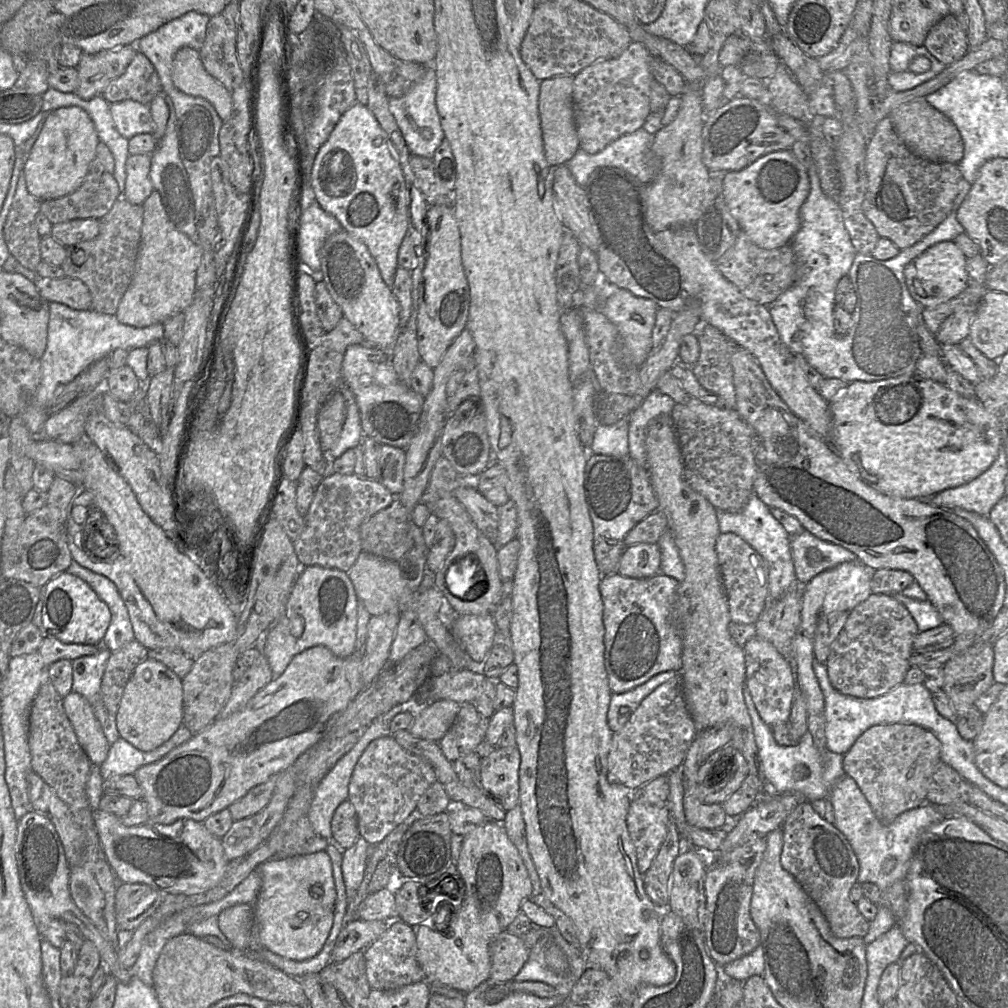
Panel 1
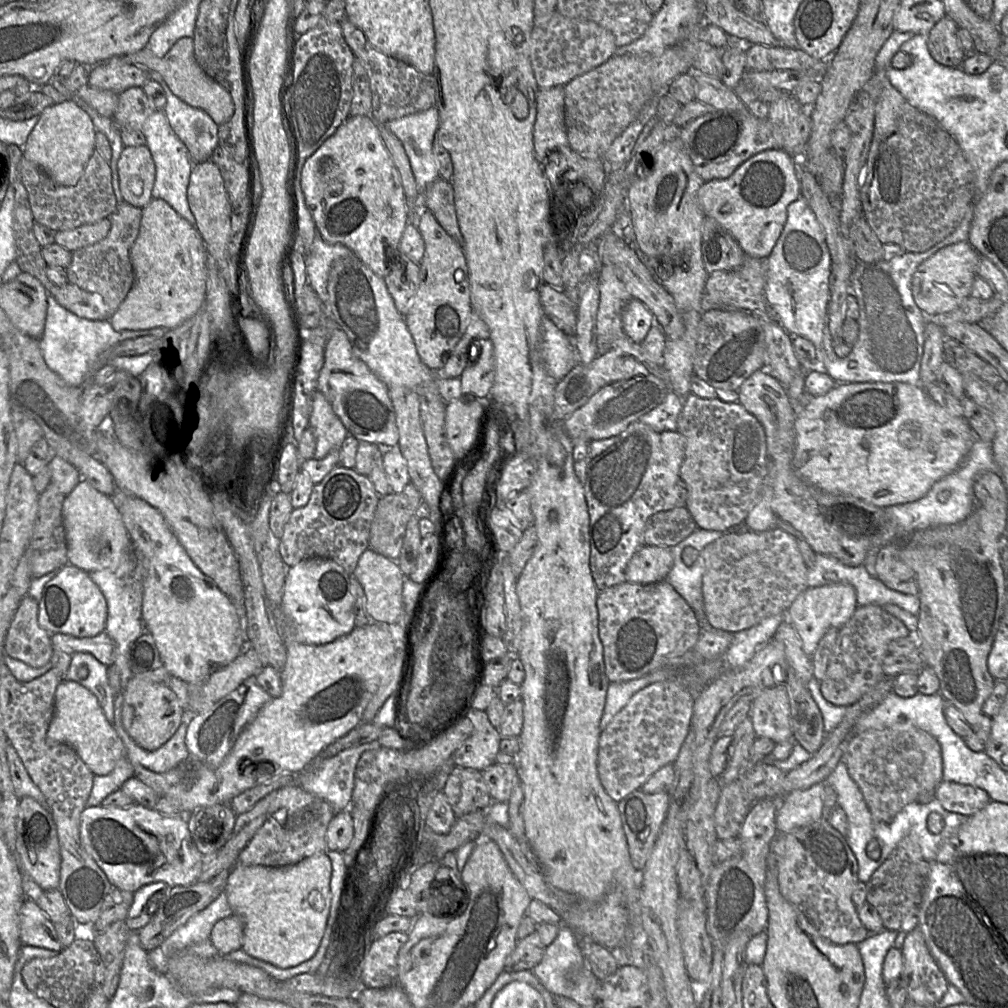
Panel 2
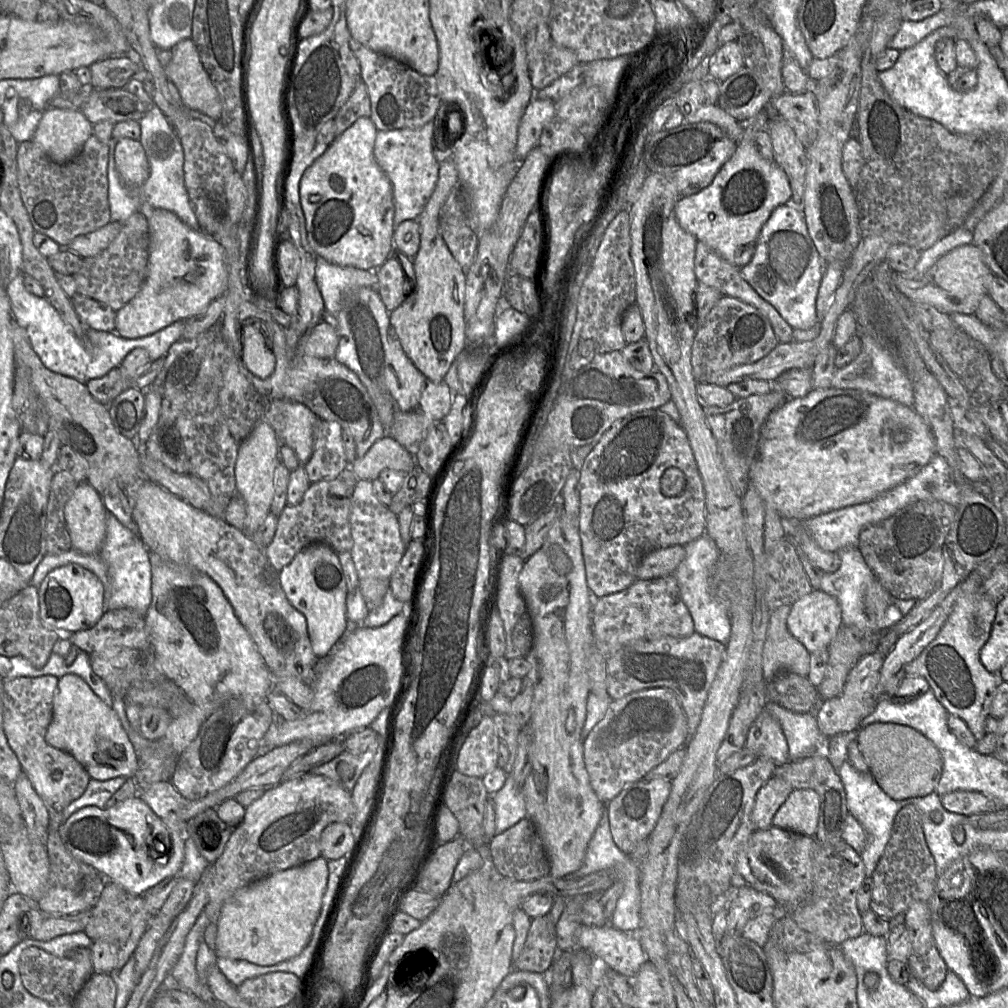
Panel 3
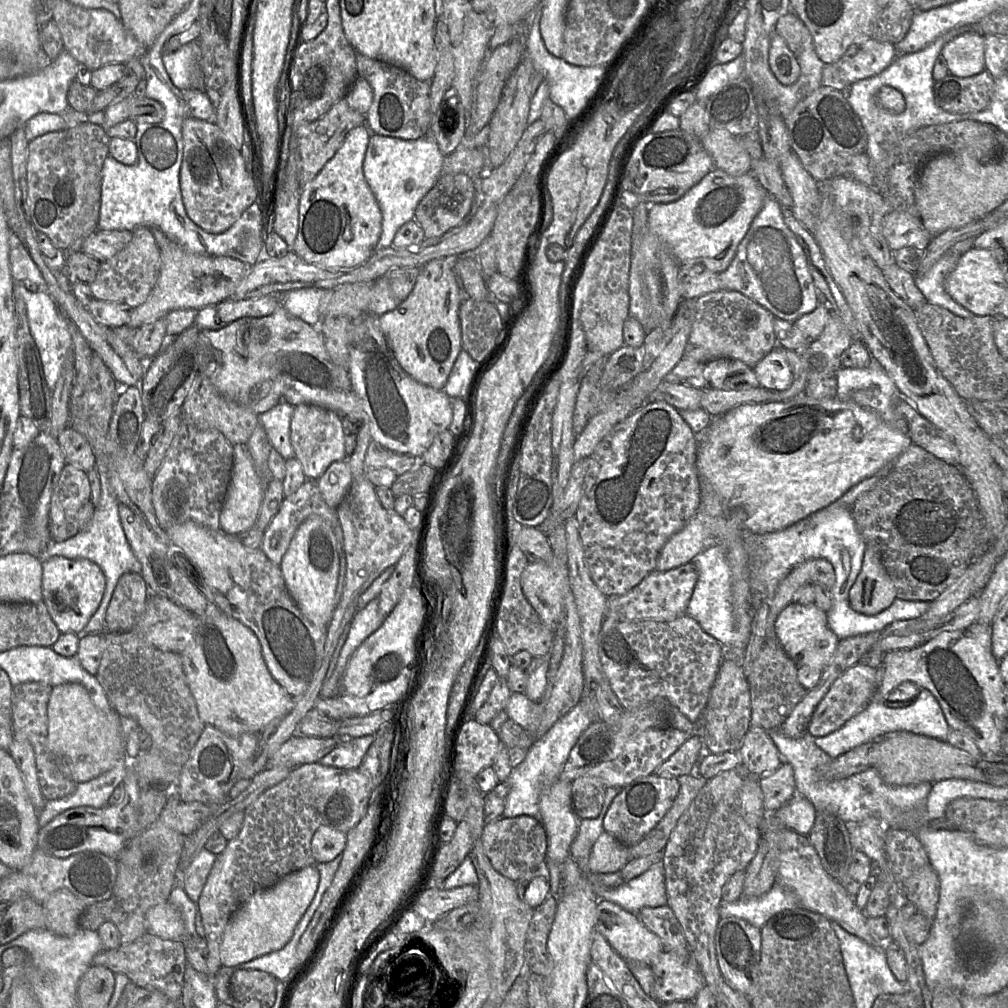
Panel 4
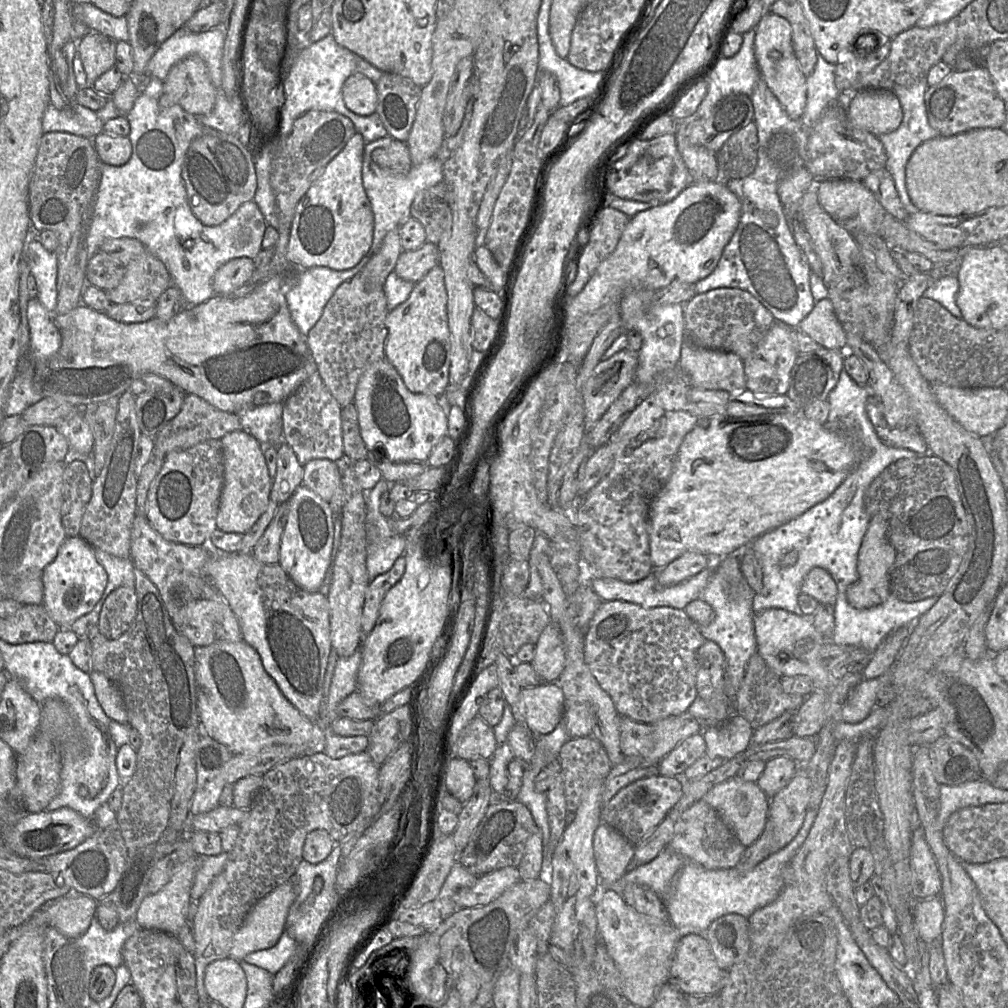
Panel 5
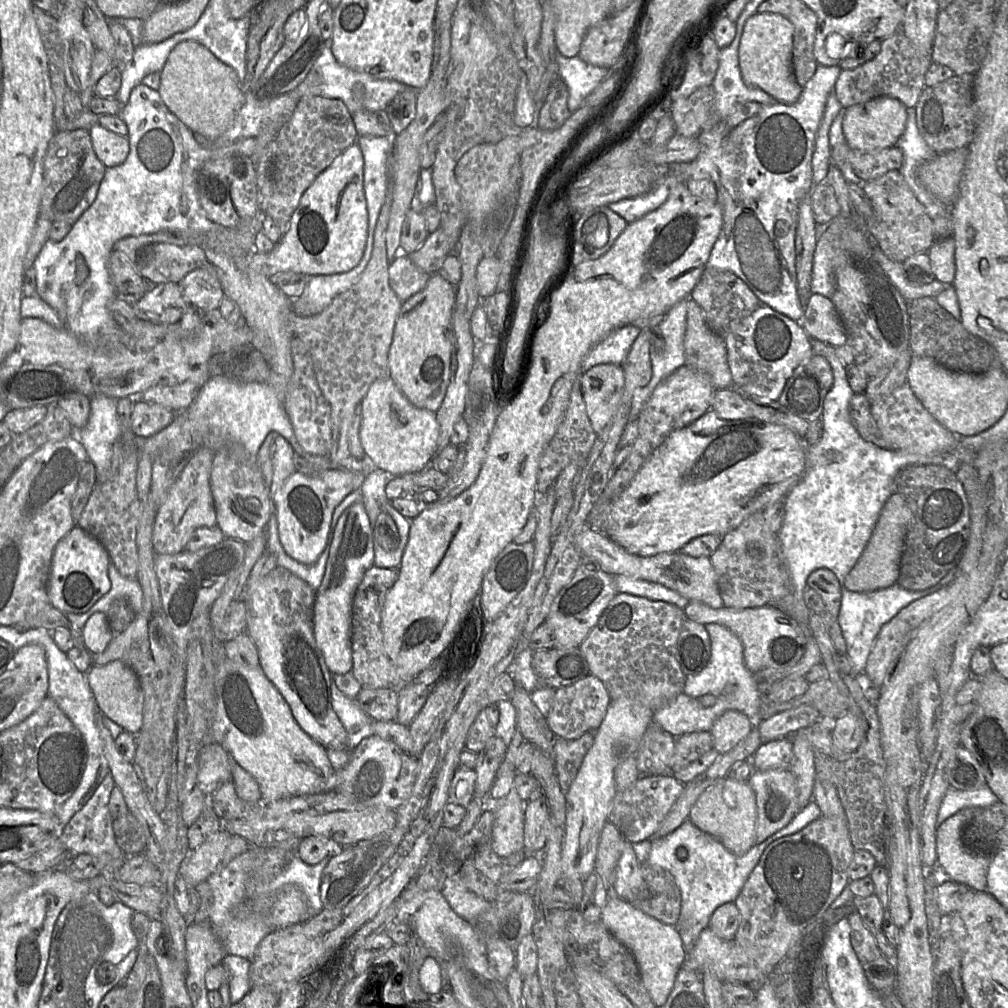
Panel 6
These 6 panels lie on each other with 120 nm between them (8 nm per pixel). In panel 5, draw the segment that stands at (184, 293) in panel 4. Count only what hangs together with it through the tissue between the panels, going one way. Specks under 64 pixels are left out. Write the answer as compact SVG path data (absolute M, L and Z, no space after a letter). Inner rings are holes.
M248 257L231 259L223 264L213 277L215 294L230 296L251 279L254 265L254 260Z

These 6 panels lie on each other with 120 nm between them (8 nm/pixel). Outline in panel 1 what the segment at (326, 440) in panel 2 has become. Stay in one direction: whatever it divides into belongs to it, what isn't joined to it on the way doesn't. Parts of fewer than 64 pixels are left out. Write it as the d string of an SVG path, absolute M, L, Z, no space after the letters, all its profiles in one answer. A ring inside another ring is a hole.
M345 386L339 391L341 391L345 398L347 414L337 443L331 450L323 452L329 463L329 467L330 464L344 452L360 445L364 438L360 413L353 392Z

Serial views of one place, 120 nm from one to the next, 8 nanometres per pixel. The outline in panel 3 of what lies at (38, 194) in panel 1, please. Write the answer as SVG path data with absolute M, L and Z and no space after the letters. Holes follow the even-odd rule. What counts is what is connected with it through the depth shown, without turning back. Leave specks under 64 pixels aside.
M48 107L31 141L55 163L65 164L81 152L93 125L80 110Z

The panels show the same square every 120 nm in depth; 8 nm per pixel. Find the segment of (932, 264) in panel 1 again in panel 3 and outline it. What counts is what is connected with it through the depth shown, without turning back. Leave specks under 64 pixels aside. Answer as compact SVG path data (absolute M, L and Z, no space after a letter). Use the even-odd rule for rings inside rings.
M971 244L959 246L943 255L918 280L906 279L902 273L893 271L892 281L912 302L929 304L940 313L973 315L981 299L988 293L992 274L979 249Z

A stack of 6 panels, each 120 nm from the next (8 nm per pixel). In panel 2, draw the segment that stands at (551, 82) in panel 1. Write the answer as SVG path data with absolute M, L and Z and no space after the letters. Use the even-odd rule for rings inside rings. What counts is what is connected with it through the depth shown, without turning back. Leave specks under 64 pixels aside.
M564 86L538 89L533 143L535 158L541 164L557 148L569 146L564 122L564 99Z

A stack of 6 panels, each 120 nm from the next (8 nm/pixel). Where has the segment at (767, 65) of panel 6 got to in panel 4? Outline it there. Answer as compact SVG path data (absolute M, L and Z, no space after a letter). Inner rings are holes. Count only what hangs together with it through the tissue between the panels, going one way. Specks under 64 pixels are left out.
M776 31L771 36L769 65L775 77L785 86L793 85L800 77L801 67L796 55Z

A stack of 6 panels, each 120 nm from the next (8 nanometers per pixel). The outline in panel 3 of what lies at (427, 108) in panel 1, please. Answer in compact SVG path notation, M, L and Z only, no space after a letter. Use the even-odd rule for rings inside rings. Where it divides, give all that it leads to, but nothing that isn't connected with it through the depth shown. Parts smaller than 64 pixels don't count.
M434 121L419 129L378 131L374 157L393 187L395 229L404 221L417 220L438 180L440 163L433 154Z

